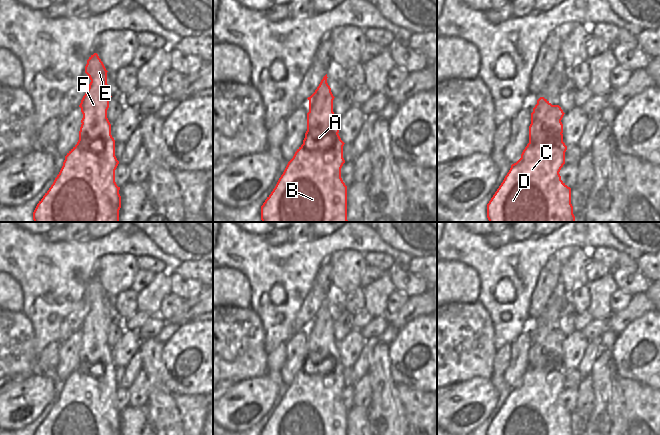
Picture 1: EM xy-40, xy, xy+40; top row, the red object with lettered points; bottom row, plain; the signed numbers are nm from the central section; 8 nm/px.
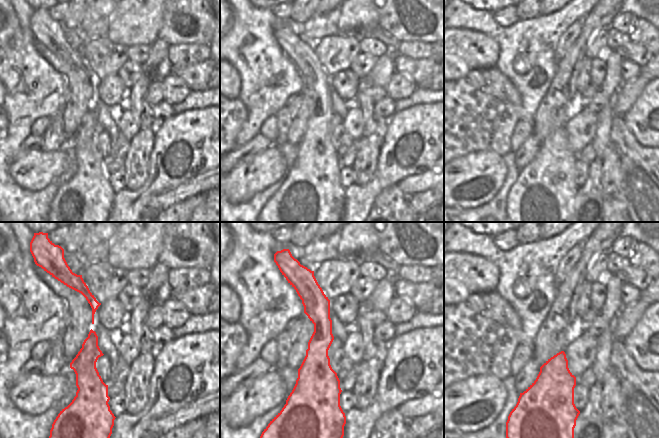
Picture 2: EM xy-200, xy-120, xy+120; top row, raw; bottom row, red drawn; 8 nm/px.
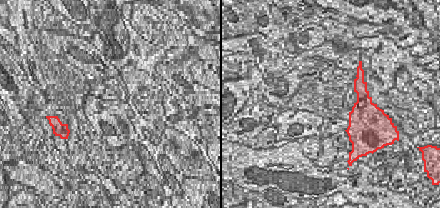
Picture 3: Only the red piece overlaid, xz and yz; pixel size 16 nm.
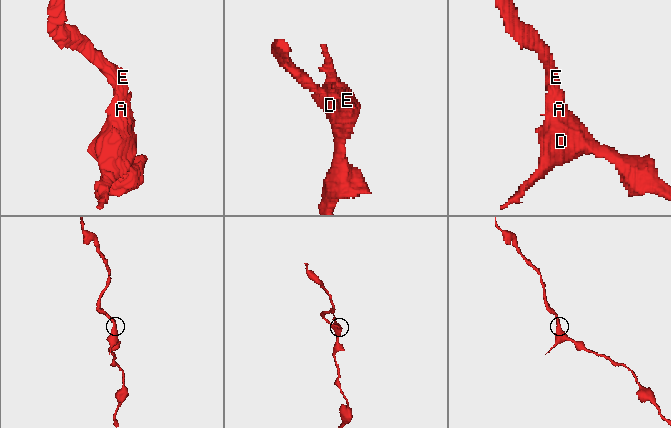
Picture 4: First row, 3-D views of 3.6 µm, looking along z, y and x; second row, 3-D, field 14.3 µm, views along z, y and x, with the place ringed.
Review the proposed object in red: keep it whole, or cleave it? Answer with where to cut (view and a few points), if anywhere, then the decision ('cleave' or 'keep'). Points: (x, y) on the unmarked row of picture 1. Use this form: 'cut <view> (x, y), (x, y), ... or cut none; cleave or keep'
cut none; keep

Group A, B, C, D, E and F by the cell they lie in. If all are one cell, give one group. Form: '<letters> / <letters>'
A B C D E F

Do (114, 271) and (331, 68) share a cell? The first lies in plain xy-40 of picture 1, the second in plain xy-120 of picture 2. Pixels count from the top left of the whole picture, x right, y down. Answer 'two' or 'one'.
one

